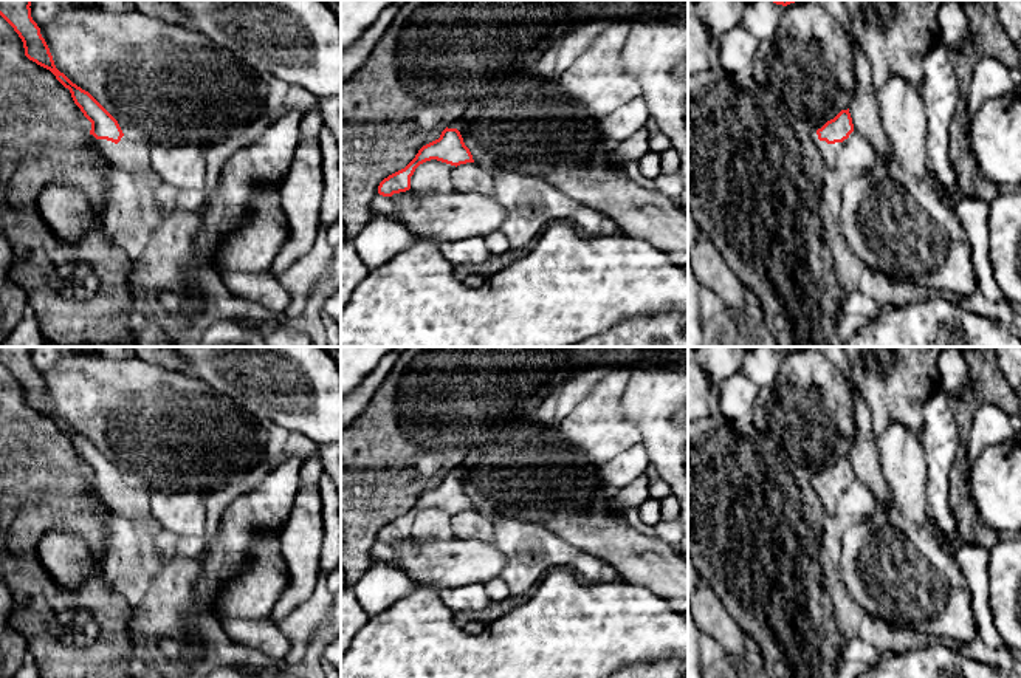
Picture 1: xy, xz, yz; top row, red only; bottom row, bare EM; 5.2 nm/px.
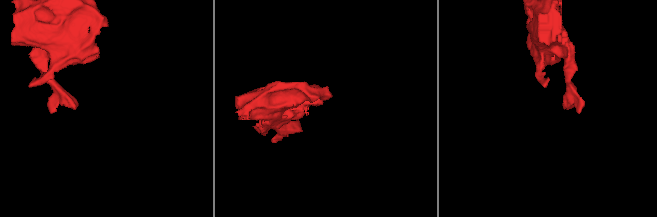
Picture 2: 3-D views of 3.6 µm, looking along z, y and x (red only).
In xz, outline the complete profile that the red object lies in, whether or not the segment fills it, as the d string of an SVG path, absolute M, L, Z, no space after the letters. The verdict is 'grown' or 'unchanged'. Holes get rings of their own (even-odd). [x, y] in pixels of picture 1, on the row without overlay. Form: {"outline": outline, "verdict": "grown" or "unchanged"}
{"outline": "M452 467L438 486L423 492L415 505L401 517L384 525L378 540L414 539L451 539L451 519L466 509L474 509L469 495L463 489L460 467Z", "verdict": "grown"}

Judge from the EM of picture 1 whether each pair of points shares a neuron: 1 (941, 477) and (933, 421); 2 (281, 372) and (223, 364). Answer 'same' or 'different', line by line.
1: same
2: same

